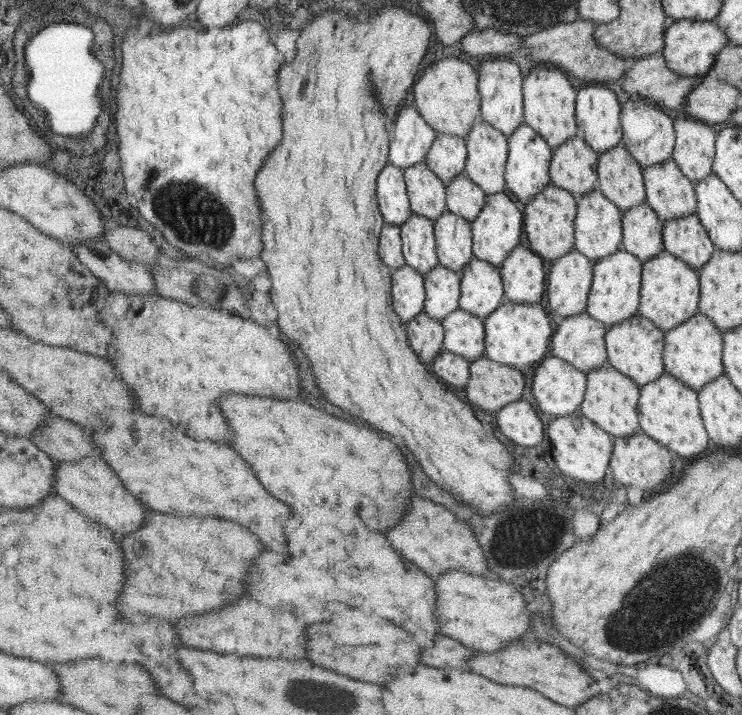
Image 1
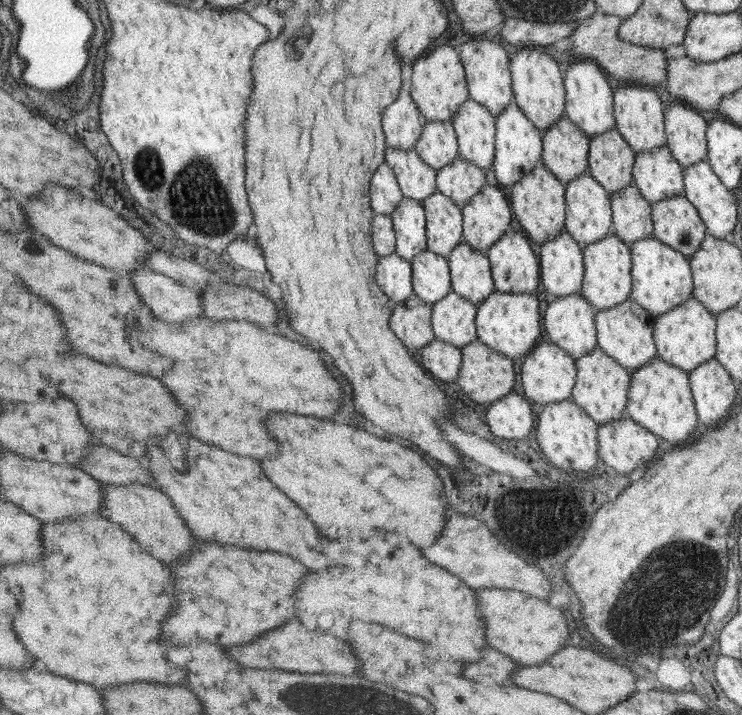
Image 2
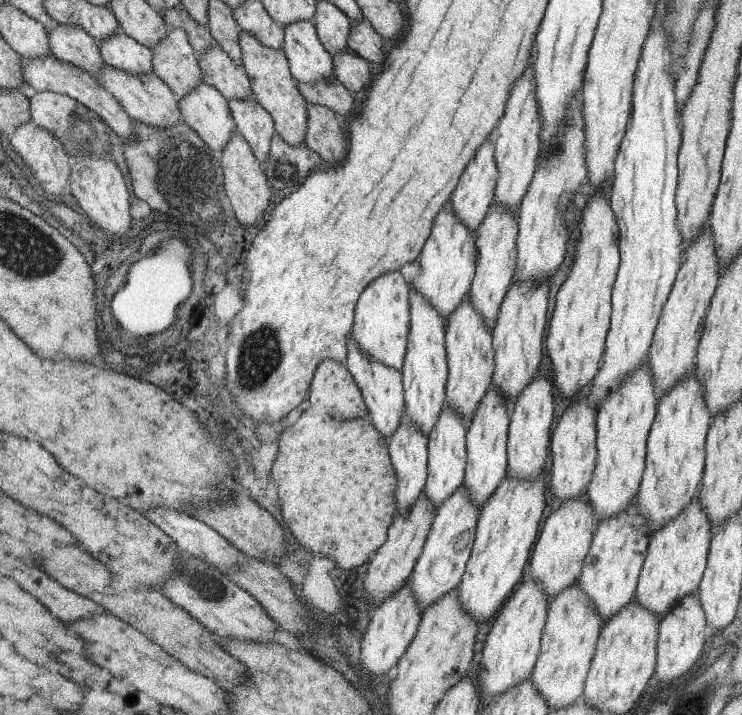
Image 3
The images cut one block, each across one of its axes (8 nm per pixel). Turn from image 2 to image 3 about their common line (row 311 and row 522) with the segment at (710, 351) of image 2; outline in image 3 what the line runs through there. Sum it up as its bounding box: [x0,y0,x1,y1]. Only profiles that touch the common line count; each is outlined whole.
[636,498,710,618]

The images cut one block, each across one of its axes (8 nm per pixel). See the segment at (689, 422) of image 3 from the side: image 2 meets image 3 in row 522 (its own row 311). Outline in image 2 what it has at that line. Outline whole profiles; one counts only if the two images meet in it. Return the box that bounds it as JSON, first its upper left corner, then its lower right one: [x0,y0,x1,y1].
[631,237,692,316]

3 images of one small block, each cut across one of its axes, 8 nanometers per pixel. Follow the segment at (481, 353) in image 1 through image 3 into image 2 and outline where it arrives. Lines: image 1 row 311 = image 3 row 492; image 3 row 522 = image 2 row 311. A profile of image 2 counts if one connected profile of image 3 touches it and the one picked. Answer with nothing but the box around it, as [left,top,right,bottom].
[431,291,479,350]

